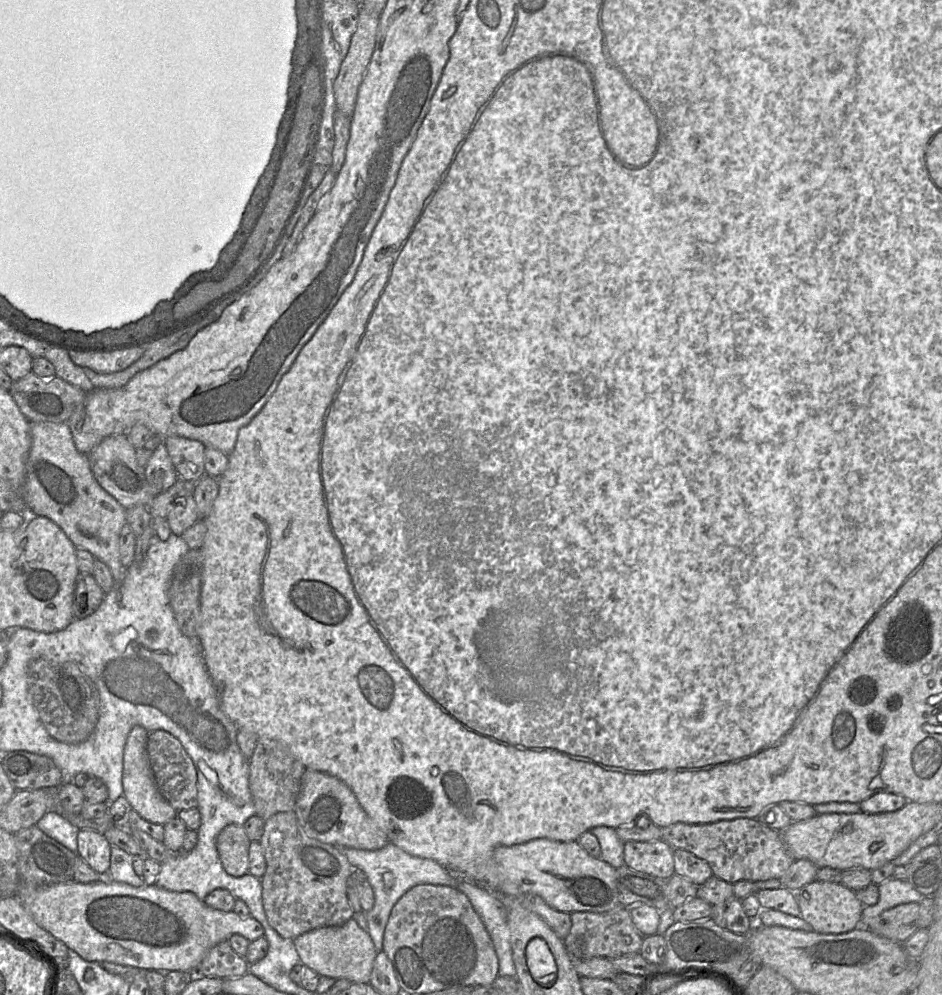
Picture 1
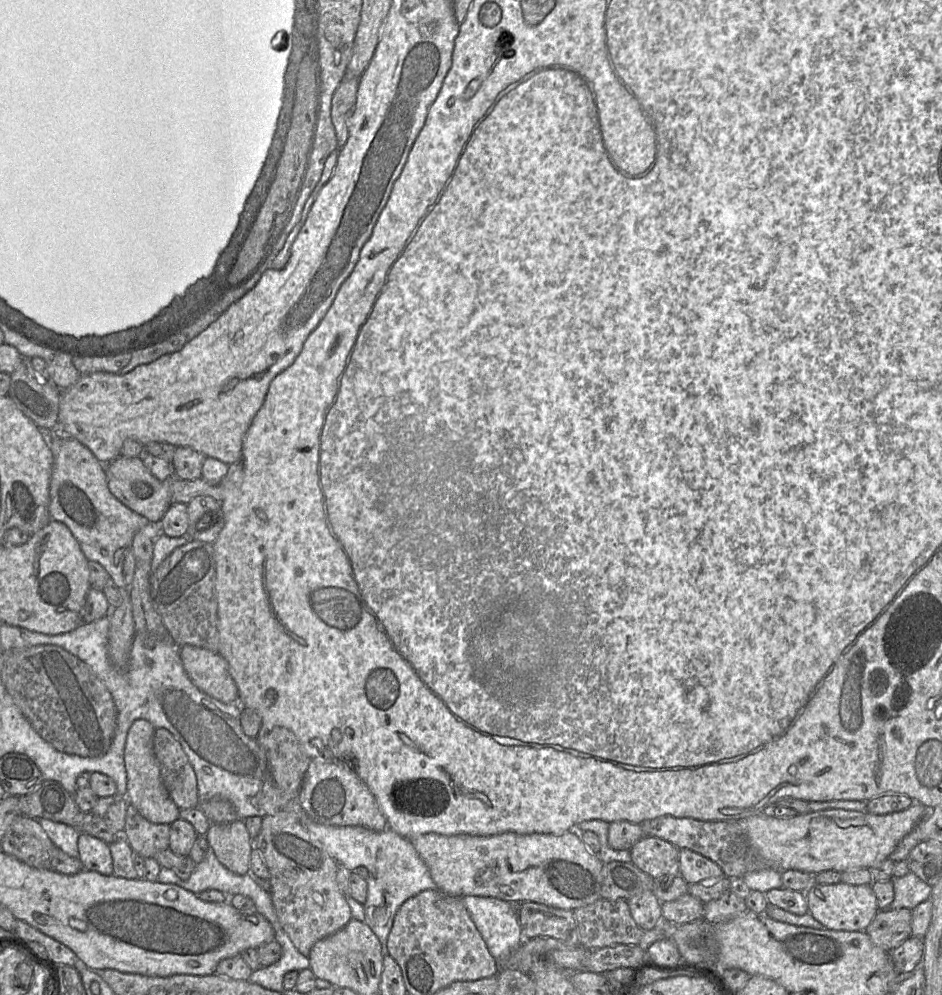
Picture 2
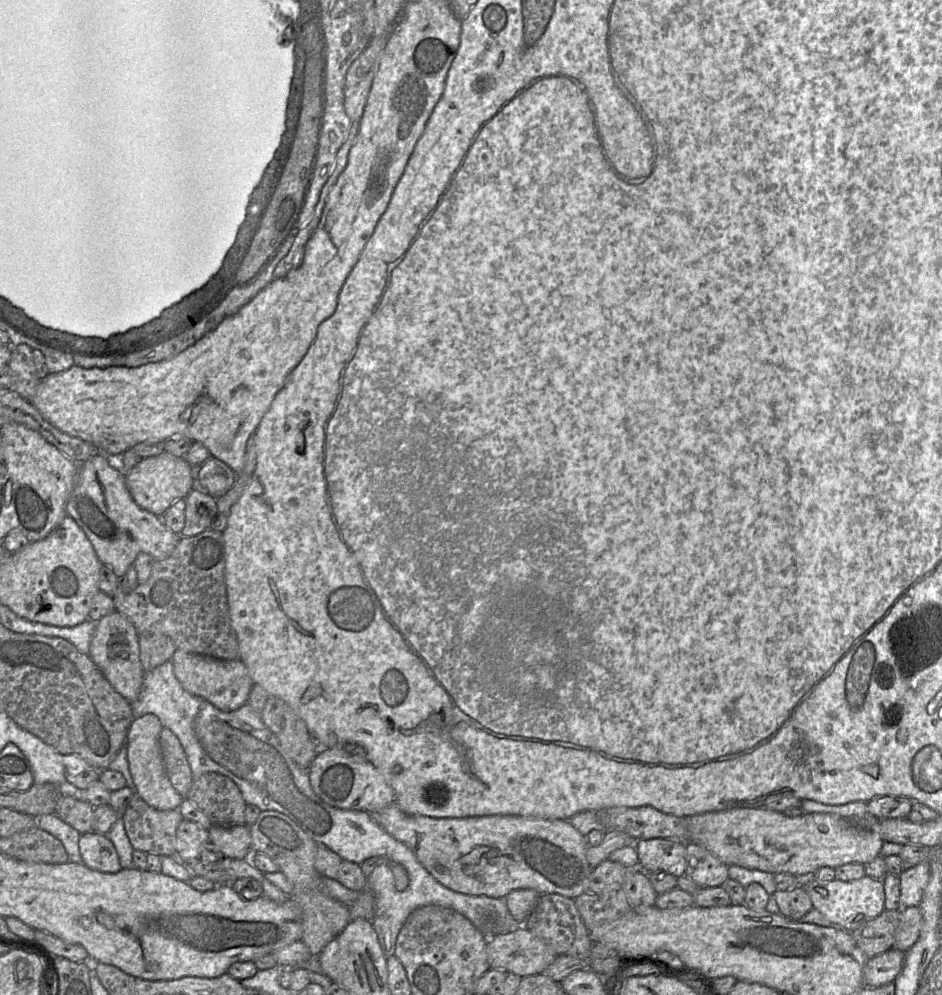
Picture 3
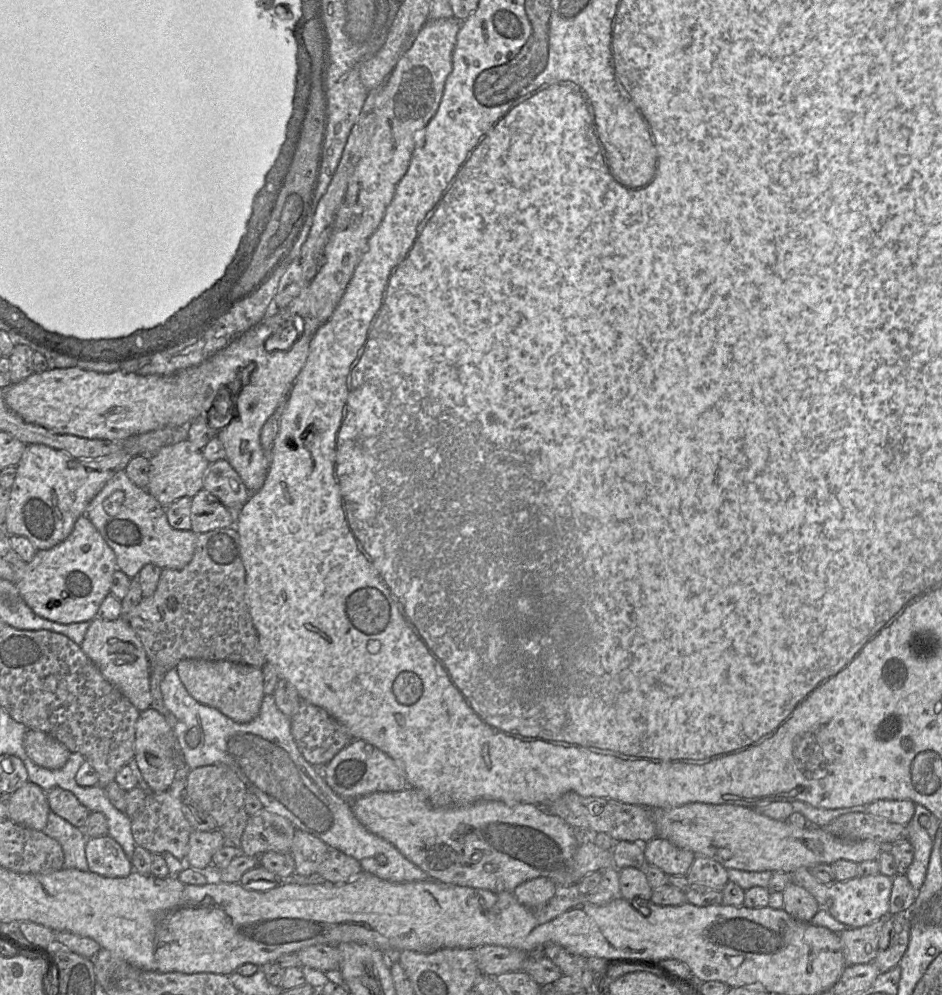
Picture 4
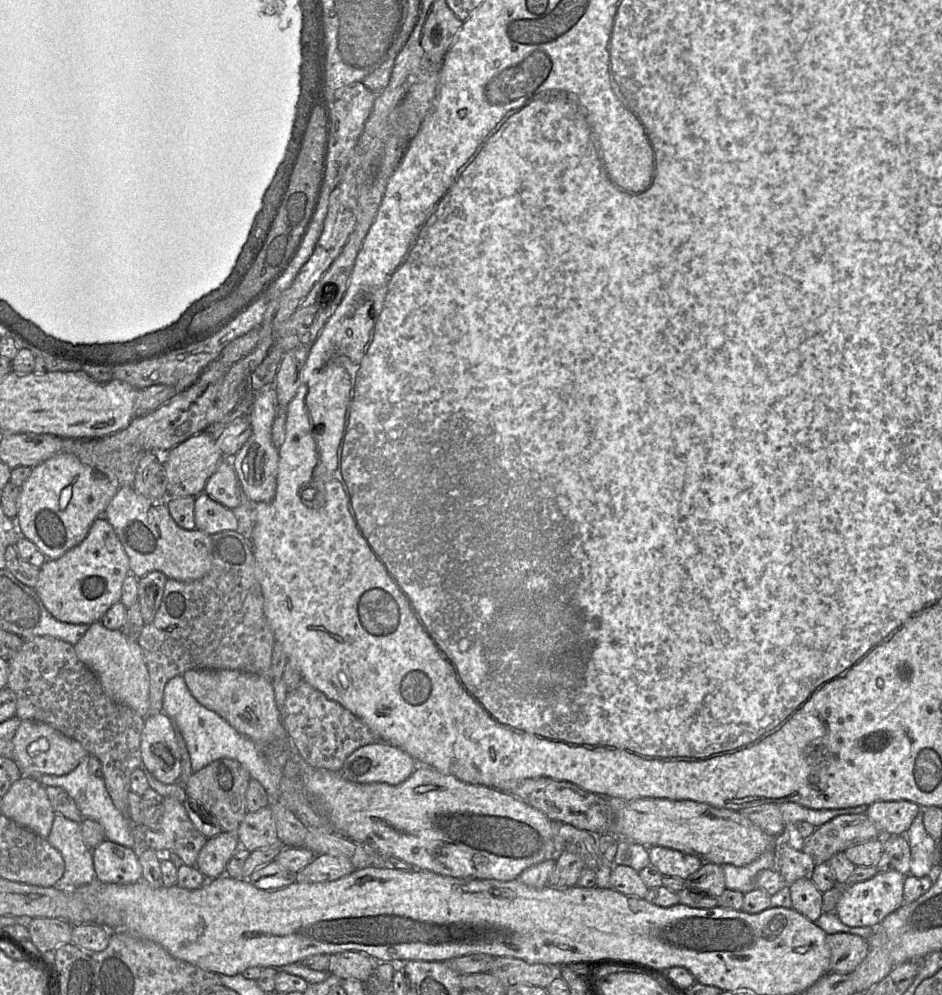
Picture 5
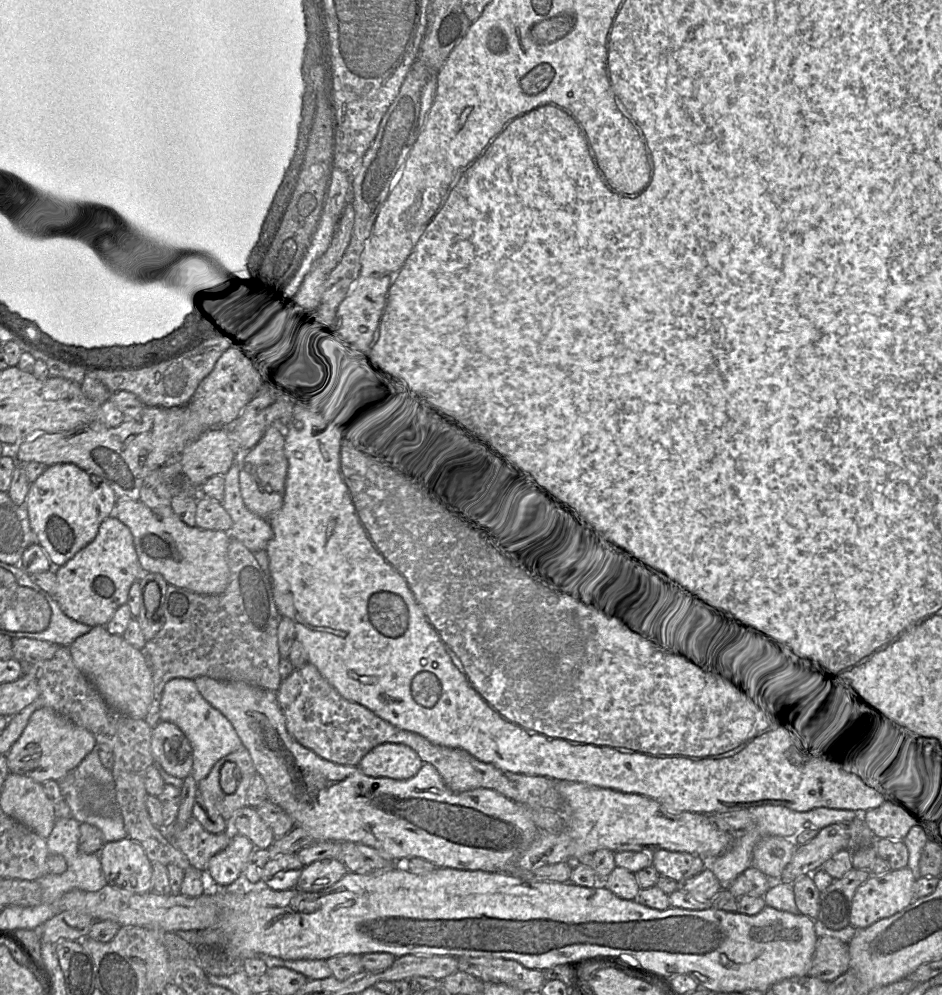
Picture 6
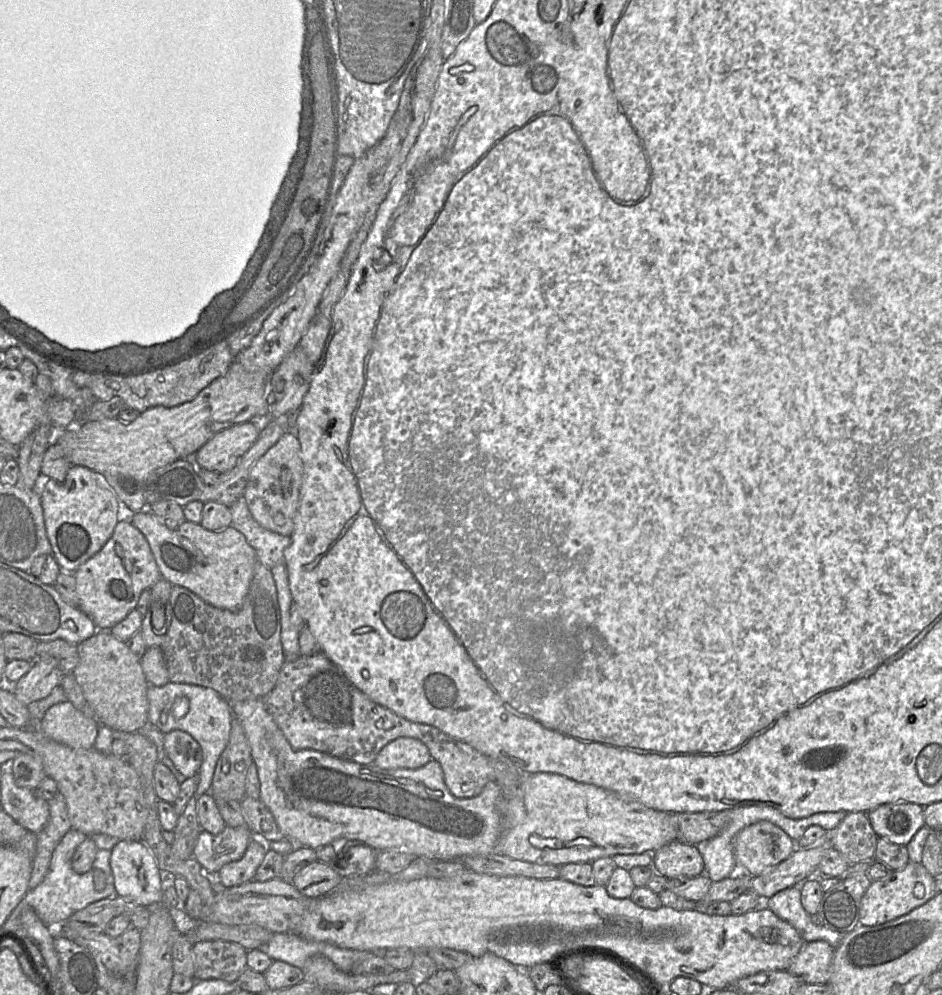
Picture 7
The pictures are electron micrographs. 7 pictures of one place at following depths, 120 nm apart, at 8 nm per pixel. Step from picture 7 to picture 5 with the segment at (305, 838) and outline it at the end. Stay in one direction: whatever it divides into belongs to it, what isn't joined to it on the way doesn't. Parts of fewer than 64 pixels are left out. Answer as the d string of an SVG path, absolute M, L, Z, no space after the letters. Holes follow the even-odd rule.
M190 669L183 678L191 694L207 709L225 719L238 733L259 745L284 738L286 733L274 695L271 679L231 669ZM301 758L301 777L307 791L319 798L326 806L329 821L337 834L363 845L372 852L381 854L385 858L397 858L414 867L414 870L424 870L441 876L449 876L460 879L495 879L499 881L511 881L527 868L543 861L556 859L559 854L557 838L554 832L553 821L540 810L528 805L508 792L477 784L462 782L454 776L443 775L437 770L417 765L412 775L403 783L392 786L385 783L358 784L345 780L339 772L330 772L326 769L313 768Z

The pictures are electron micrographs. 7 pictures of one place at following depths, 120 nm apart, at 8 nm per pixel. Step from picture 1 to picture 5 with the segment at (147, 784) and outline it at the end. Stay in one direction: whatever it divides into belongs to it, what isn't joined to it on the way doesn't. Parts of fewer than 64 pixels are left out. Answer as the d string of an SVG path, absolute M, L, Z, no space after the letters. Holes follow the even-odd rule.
M157 713L144 719L140 745L142 765L163 784L180 782L181 754L169 717Z

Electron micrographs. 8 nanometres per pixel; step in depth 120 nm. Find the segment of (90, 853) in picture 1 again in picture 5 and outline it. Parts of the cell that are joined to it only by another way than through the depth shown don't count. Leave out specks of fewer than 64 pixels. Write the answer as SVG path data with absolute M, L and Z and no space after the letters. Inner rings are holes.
M107 839L92 850L96 880L103 883L131 884L142 879L138 852Z

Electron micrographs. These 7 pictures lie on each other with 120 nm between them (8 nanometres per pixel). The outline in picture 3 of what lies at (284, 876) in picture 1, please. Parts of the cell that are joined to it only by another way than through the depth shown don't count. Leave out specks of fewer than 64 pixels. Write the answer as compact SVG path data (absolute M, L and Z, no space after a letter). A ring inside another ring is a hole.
M273 810L260 813L257 821L250 826L250 835L252 853L268 856L292 884L293 893L290 898L296 901L302 910L301 941L307 945L312 956L318 956L351 921L349 907L327 896L321 890L323 876L314 866L318 844L290 818Z

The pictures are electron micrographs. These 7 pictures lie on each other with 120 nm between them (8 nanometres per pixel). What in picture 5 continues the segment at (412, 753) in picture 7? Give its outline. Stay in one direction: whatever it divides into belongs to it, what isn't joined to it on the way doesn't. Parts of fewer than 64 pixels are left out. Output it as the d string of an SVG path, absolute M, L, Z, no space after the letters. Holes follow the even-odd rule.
M377 741L349 755L339 773L345 780L353 783L385 783L395 786L406 781L417 765L400 748Z

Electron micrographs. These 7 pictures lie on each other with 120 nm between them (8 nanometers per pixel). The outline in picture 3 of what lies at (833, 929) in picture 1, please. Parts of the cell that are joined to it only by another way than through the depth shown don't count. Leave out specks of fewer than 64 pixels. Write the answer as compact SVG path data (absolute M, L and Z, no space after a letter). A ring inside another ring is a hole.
M865 875L852 881L834 879L829 882L821 882L813 877L807 877L802 879L801 886L809 894L813 908L822 913L832 923L830 927L838 927L852 932L885 910L882 879L874 879Z

